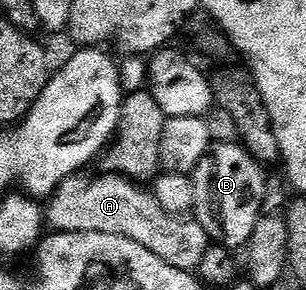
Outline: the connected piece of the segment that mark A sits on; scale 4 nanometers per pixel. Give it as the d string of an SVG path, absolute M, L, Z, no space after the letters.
M77 173L63 179L46 203L46 223L53 232L114 233L138 241L142 249L150 249L154 257L162 257L174 269L195 272L206 257L210 240L206 229L192 217L166 213L155 194L122 175L100 173L97 179L87 179L87 174Z

